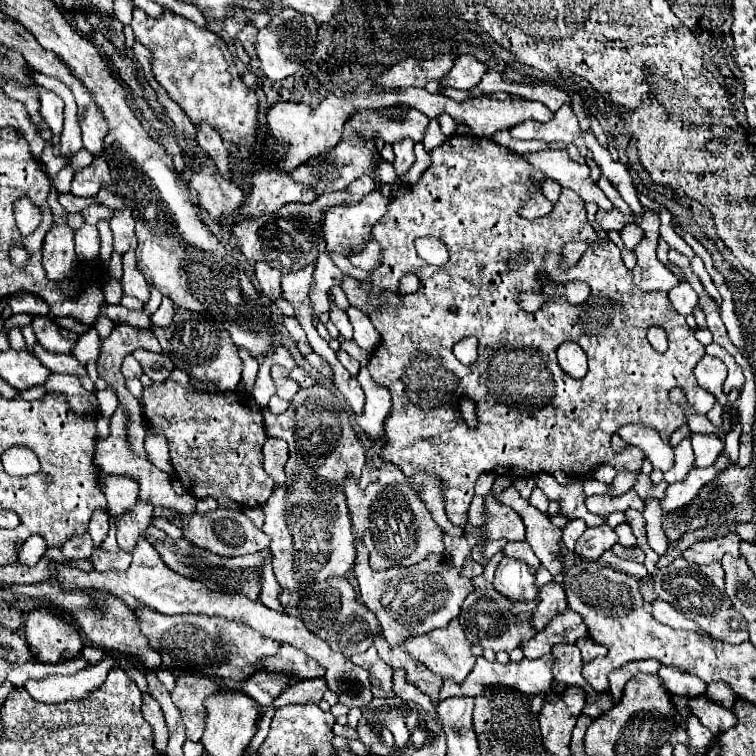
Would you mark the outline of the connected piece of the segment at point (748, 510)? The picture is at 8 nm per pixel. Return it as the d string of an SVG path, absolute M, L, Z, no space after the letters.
M751 462L747 468L739 468L739 466L729 466L727 470L723 470L715 480L711 480L709 484L705 484L697 498L691 500L687 506L677 508L673 514L673 520L679 520L683 516L683 520L689 524L689 532L697 530L697 528L705 528L705 526L721 526L721 524L731 524L731 522L749 522L753 508L751 508L751 480L755 474L755 462Z

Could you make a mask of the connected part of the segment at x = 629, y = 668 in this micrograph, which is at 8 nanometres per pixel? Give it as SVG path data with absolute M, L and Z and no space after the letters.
M631 662L631 664L625 664L623 668L617 668L615 672L611 672L609 682L611 682L611 694L613 694L615 704L621 702L623 686L625 686L625 684L627 684L627 682L637 674L637 672L641 672L641 670L637 670L637 668L641 668L641 666L637 666L635 662Z

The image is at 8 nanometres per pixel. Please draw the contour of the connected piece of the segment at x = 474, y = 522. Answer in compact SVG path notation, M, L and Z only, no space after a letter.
M475 496L473 502L471 502L471 508L469 508L469 524L471 526L481 526L483 524L483 518L485 518L485 498L481 496Z

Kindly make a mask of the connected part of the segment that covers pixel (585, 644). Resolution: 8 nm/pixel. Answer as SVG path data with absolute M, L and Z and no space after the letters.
M589 638L578 639L577 648L581 650L581 658L583 658L583 662L585 662L585 664L587 664L587 662L591 662L593 658L605 656L608 652L607 648L603 648L601 644L595 644L595 642L593 642L593 640L589 640Z

